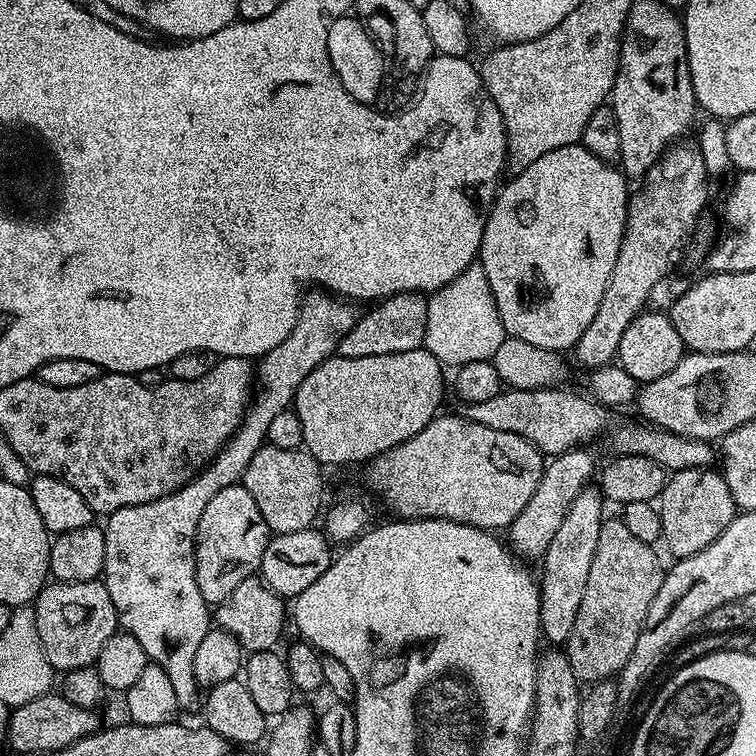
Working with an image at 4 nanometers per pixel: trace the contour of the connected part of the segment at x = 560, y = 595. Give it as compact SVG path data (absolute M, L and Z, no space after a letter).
M589 486L574 498L570 510L566 510L566 518L562 518L562 526L558 526L558 534L545 550L544 580L542 579L542 599L540 601L540 629L549 645L567 645L570 634L574 630L574 618L578 618L578 606L582 606L582 594L586 594L586 578L590 578L590 562L594 562L594 550L598 550L600 527L605 522L606 501L596 486Z

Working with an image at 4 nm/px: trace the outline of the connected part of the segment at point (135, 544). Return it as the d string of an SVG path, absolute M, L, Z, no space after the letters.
M332 294L316 295L320 296L303 301L300 319L297 320L294 330L290 330L290 334L286 334L286 338L282 338L282 342L259 361L254 372L254 395L240 429L232 435L224 449L177 492L171 492L170 495L149 504L118 510L109 515L108 524L103 525L106 558L102 579L106 590L110 590L110 598L116 607L116 619L122 625L123 631L138 638L149 661L166 670L166 678L170 678L174 698L178 698L181 710L194 707L196 699L197 704L201 699L202 689L194 678L194 654L198 654L198 645L210 631L210 605L202 598L196 577L196 531L202 518L202 510L206 510L206 502L210 502L210 498L214 498L218 490L237 483L243 477L246 466L250 466L250 458L254 458L254 454L258 454L258 450L265 447L271 420L278 414L289 411L290 405L296 399L296 387L304 381L306 374L310 374L310 370L317 368L323 360L337 355L342 338L350 334L358 319L358 312L352 309L355 307L351 303Z

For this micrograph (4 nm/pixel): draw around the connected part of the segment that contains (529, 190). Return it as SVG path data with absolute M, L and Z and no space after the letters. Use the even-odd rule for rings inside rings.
M579 142L562 146L558 150L550 150L550 154L542 154L538 162L530 162L530 166L526 166L511 178L513 180L509 184L507 181L499 189L496 199L490 205L490 211L484 221L478 263L486 270L486 278L490 282L490 290L494 294L494 302L498 306L505 333L514 339L522 339L533 346L544 347L548 351L560 354L563 353L563 348L575 349L586 326L590 326L594 314L598 314L598 302L602 302L602 294L606 294L606 282L610 282L610 274L614 270L614 262L618 258L620 243L624 237L624 223L628 221L629 181L619 167L613 166L607 160L599 160Z

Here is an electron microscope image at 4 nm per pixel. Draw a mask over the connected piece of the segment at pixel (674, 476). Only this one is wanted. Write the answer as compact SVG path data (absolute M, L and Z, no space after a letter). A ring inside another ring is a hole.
M683 468L681 472L673 472L667 477L664 490L660 494L658 507L660 509L660 531L663 543L668 543L668 548L673 552L673 557L681 558L698 554L703 548L710 546L724 530L737 511L735 502L731 498L727 482L719 471L712 472L707 468Z

